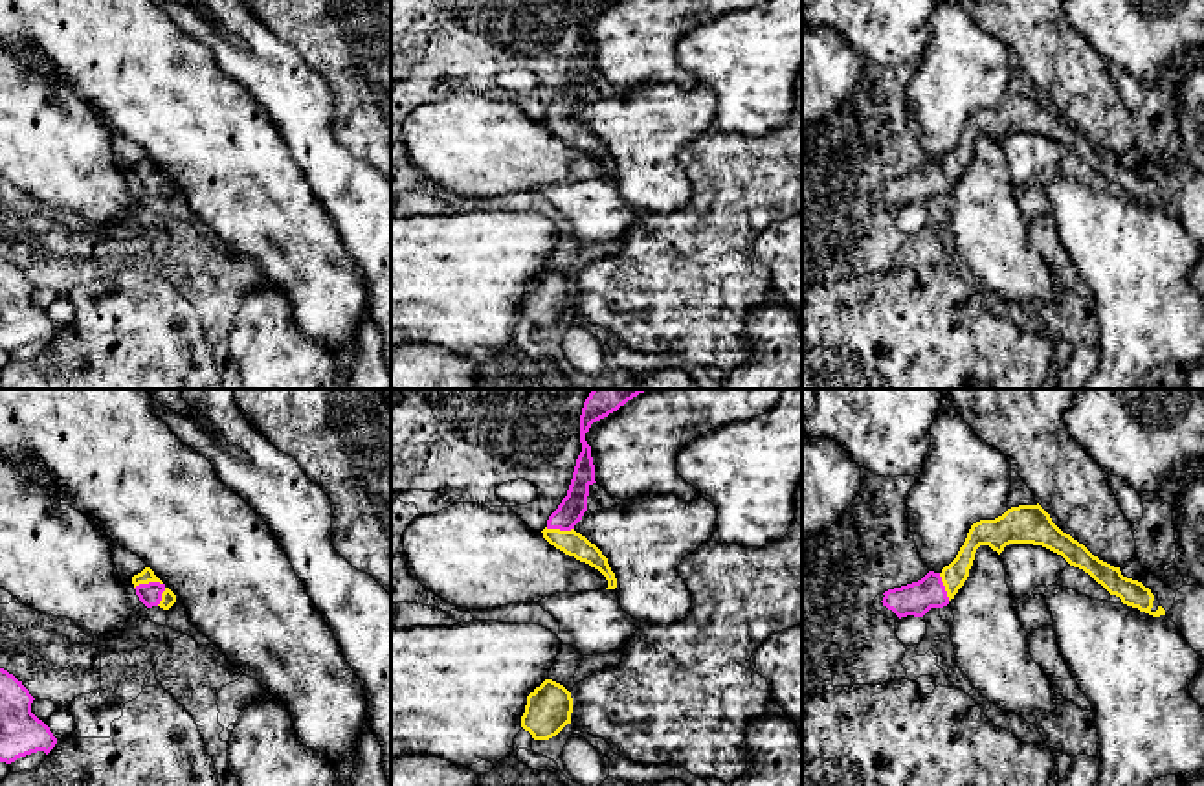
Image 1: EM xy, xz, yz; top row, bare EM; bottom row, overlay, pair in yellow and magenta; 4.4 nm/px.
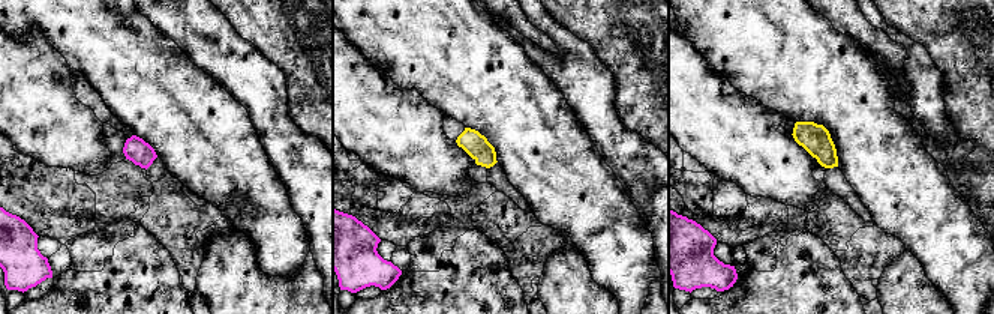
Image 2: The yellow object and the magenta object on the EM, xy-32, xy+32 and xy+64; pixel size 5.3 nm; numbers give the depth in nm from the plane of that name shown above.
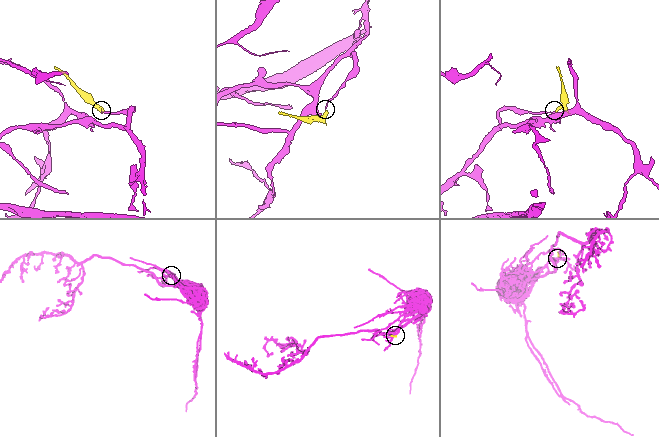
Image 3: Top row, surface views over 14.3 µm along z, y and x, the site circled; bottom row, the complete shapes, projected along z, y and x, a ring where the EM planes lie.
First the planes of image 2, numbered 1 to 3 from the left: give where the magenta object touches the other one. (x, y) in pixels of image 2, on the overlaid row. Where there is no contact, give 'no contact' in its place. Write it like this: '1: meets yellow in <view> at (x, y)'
1: no contact
2: no contact
3: no contact

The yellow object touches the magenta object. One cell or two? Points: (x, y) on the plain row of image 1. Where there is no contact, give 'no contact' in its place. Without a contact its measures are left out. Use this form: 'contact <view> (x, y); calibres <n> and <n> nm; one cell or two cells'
contact xy (147, 171); calibres 70 and 100 nm; one cell

